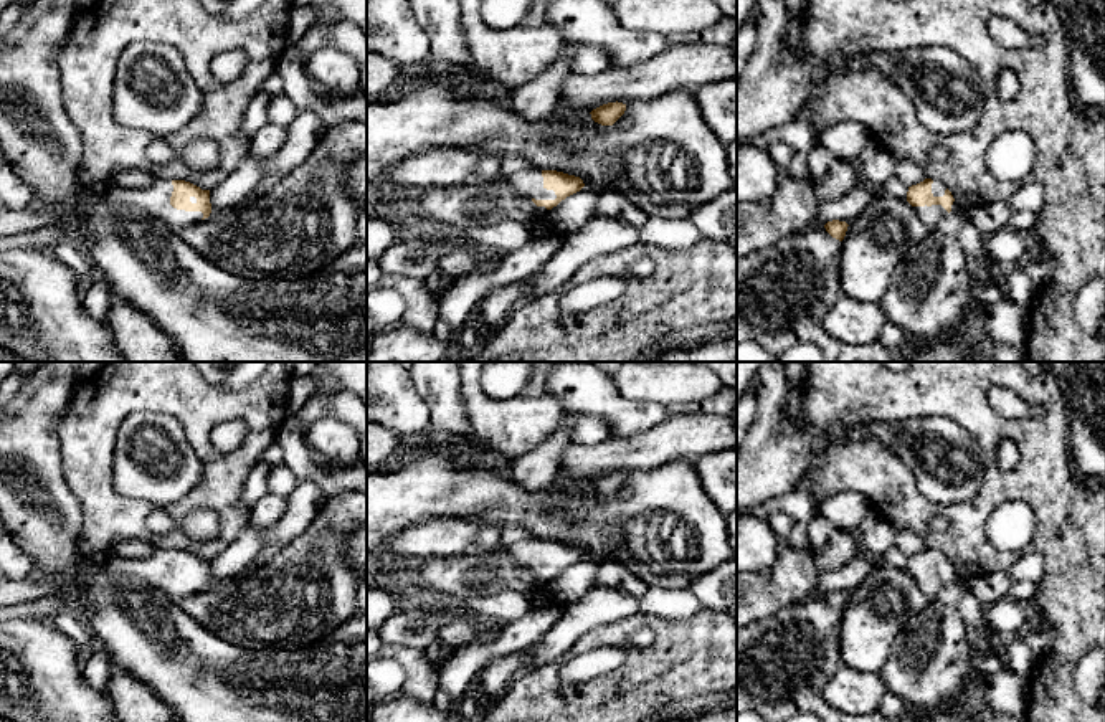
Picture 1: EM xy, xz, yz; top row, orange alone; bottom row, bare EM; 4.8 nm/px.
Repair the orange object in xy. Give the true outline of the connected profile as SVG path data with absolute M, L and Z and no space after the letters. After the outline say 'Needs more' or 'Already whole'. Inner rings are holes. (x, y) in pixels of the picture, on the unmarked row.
M157 550L147 558L109 555L104 570L109 575L135 575L175 598L211 583L210 560L185 550Z. Needs more

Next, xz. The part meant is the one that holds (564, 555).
M534 537L514 545L497 545L494 549L484 549L472 544L466 553L482 555L487 550L499 550L500 553L507 553L517 565L532 570L542 583L552 580L562 570L585 557L580 547Z. Needs more

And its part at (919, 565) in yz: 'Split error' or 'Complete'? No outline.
Split error

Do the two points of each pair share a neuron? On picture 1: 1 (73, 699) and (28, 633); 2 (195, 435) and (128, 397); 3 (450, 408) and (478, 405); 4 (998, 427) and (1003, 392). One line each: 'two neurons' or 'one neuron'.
1: one neuron
2: one neuron
3: two neurons
4: two neurons

